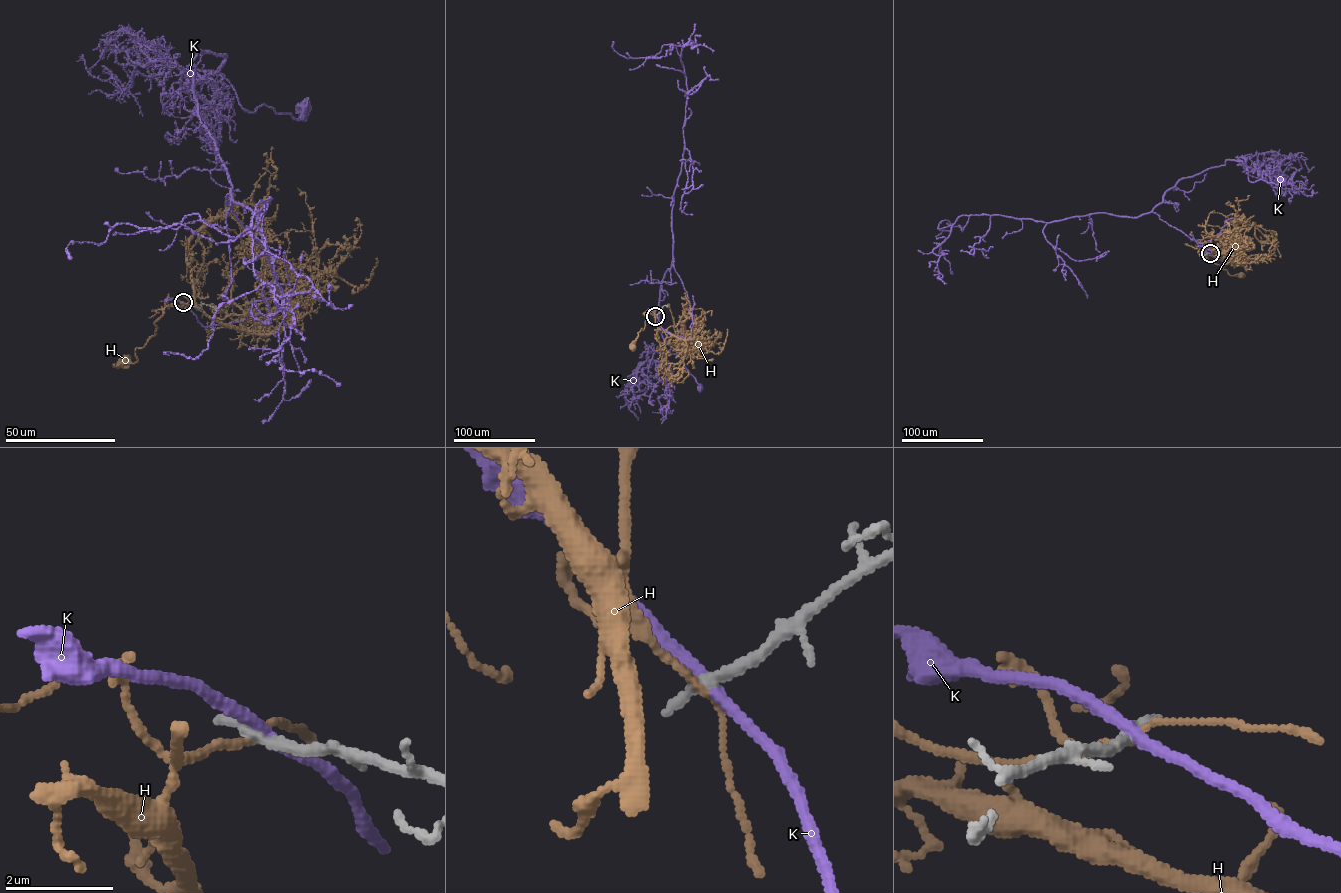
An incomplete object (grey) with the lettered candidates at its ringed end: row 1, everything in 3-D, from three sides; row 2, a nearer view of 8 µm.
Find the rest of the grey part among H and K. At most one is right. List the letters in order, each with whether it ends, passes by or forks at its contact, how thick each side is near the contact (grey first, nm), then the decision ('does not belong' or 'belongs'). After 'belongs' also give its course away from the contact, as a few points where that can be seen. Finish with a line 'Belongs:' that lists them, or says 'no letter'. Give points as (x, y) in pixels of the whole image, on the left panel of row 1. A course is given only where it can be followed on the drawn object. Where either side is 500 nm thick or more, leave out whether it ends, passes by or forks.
H: it passes by; 280 nm thick on the grey side, 110 nm on the other; does not belong
K: it passes by; 280 nm thick on the grey side, 220 nm on the other; does not belong
Belongs: no letter

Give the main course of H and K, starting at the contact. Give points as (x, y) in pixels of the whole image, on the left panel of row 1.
H: (184, 303), (166, 306), (155, 322), (155, 334), (143, 347), (135, 349), (135, 362), (121, 359), (123, 362)
K: (185, 303), (211, 326), (285, 300), (232, 211), (195, 54), (224, 56), (217, 73), (244, 109), (301, 109)

